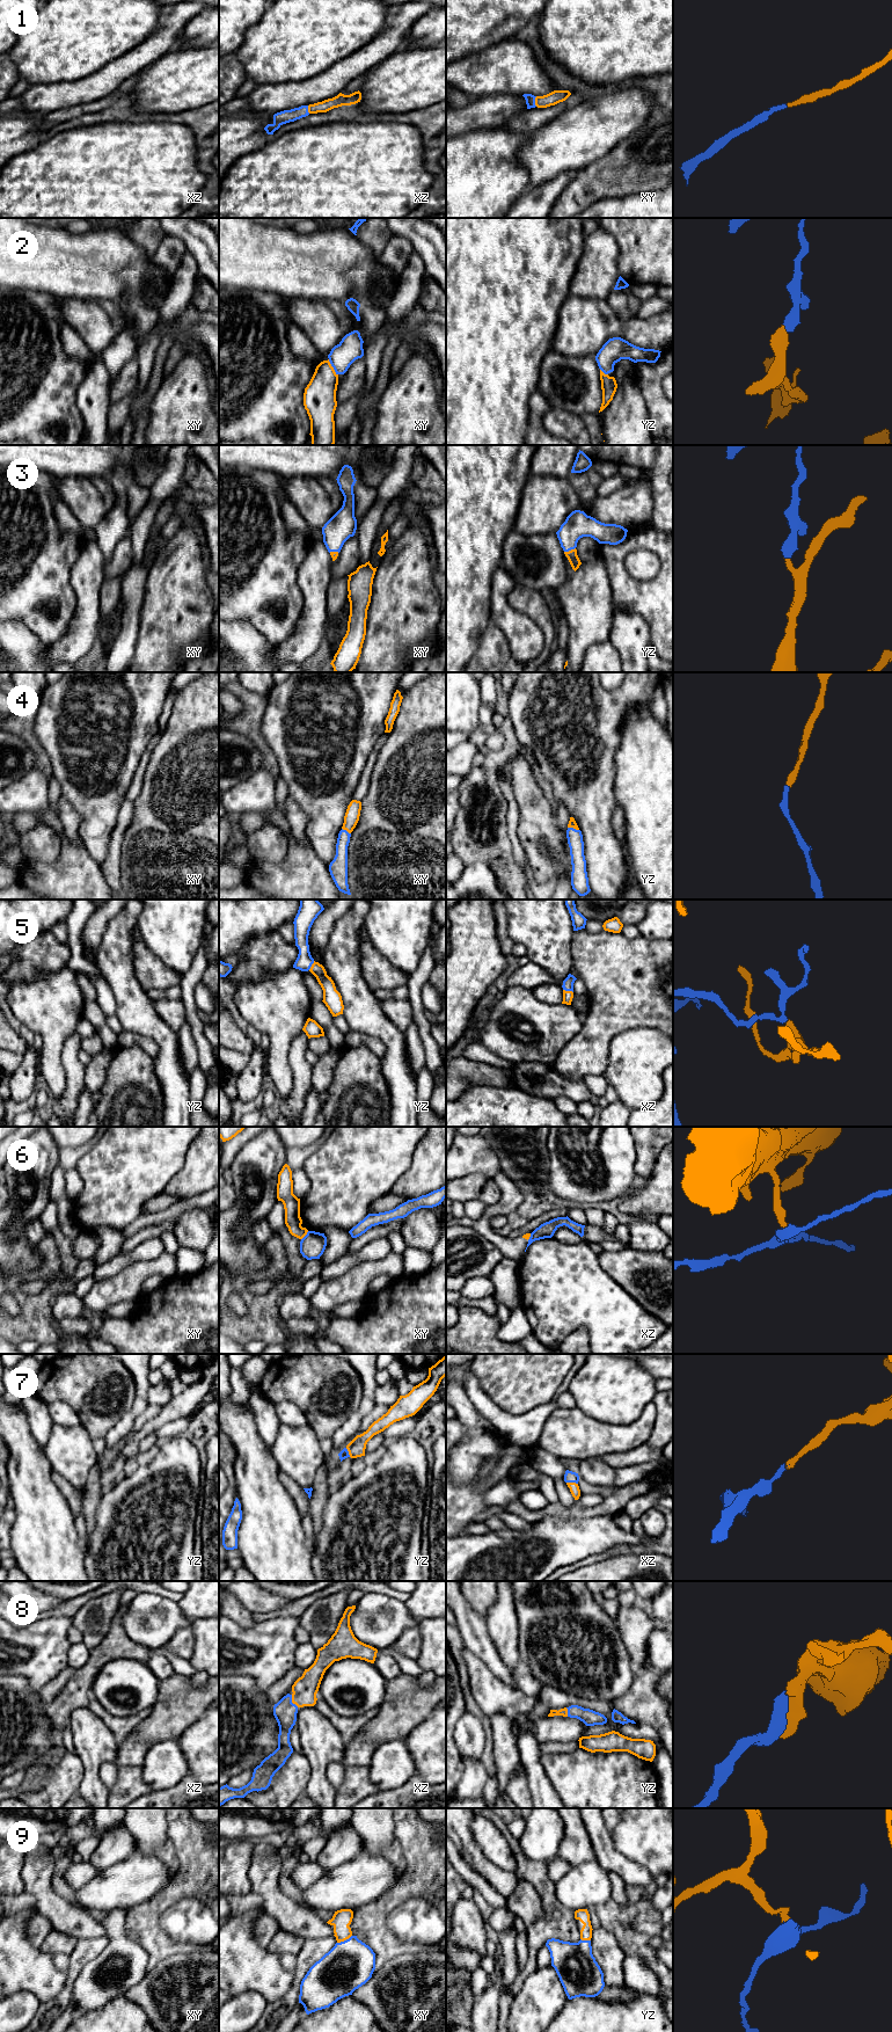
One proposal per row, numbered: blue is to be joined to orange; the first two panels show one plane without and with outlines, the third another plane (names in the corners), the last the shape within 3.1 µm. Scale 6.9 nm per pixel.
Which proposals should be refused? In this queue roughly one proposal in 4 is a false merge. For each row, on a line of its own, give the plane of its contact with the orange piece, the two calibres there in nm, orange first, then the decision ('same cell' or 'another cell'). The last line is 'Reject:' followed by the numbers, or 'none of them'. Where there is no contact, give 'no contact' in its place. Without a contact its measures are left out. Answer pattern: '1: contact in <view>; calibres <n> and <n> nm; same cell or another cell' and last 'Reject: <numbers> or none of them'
1: contact in xy; calibres 90 and 70 nm; same cell
2: contact in xy; calibres 220 and 170 nm; another cell
3: contact in yz; calibres 70 and 180 nm; same cell
4: contact in yz; calibres 50 and 110 nm; same cell
5: contact in xz; calibres 70 and 80 nm; same cell
6: contact in xy; calibres 120 and 180 nm; another cell
7: contact in xz; calibres 70 and 80 nm; same cell
8: contact in xz; calibres 170 and 160 nm; same cell
9: contact in xy; calibres 130 and 340 nm; same cell
Reject: 2, 6

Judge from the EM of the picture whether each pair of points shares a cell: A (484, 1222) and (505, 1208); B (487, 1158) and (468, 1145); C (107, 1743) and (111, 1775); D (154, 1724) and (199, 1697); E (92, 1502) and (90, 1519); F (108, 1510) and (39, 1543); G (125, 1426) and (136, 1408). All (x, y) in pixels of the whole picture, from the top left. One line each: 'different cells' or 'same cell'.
A: same cell
B: same cell
C: different cells
D: same cell
E: same cell
F: different cells
G: same cell

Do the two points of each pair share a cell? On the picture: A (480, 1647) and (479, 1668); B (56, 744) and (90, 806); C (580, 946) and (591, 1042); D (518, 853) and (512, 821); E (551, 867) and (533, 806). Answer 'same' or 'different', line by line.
A: different
B: same
C: same
D: same
E: same

